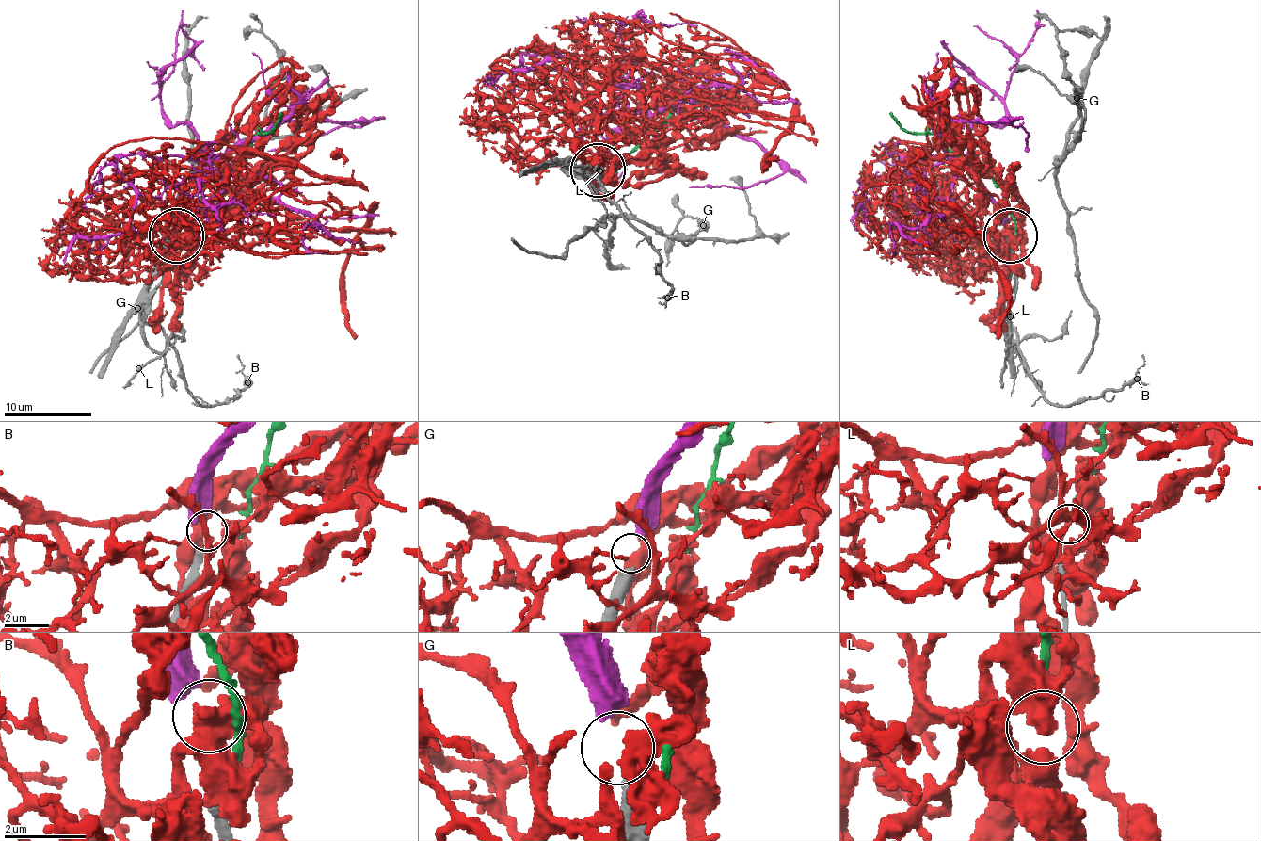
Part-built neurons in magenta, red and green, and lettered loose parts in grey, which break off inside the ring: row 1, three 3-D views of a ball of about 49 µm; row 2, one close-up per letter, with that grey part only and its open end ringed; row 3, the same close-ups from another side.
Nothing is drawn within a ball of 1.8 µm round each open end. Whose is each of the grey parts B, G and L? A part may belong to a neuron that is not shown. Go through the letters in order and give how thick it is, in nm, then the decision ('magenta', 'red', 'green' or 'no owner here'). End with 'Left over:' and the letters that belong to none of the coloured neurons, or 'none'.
B: calibre 280 nm; no owner here
G: calibre 550 nm; magenta
L: calibre 170 nm; green
Left over: B

